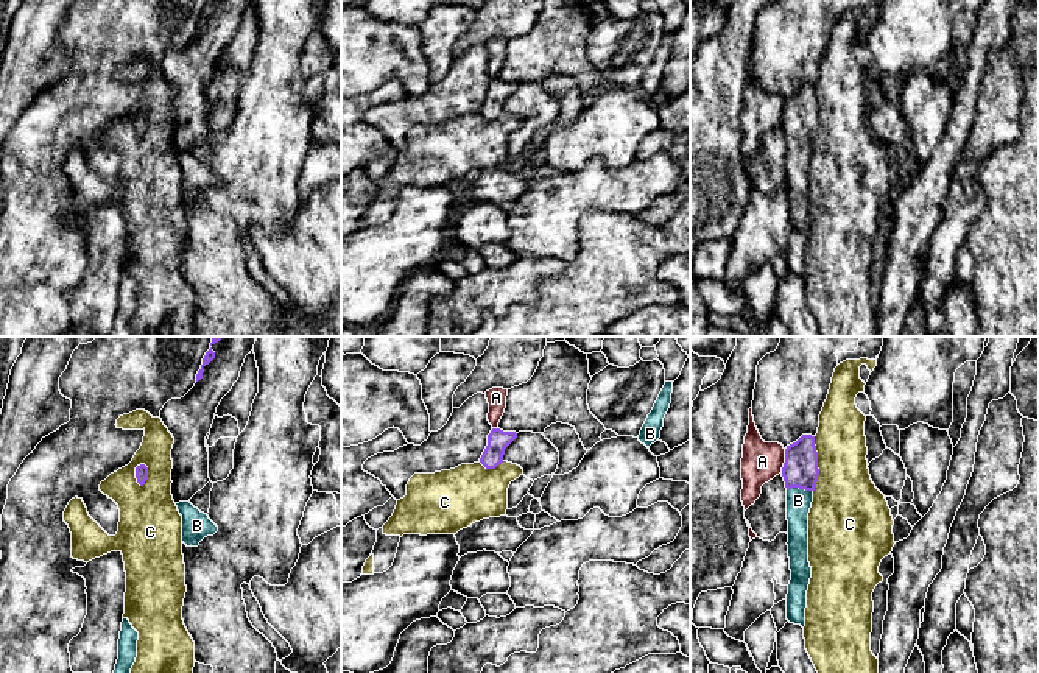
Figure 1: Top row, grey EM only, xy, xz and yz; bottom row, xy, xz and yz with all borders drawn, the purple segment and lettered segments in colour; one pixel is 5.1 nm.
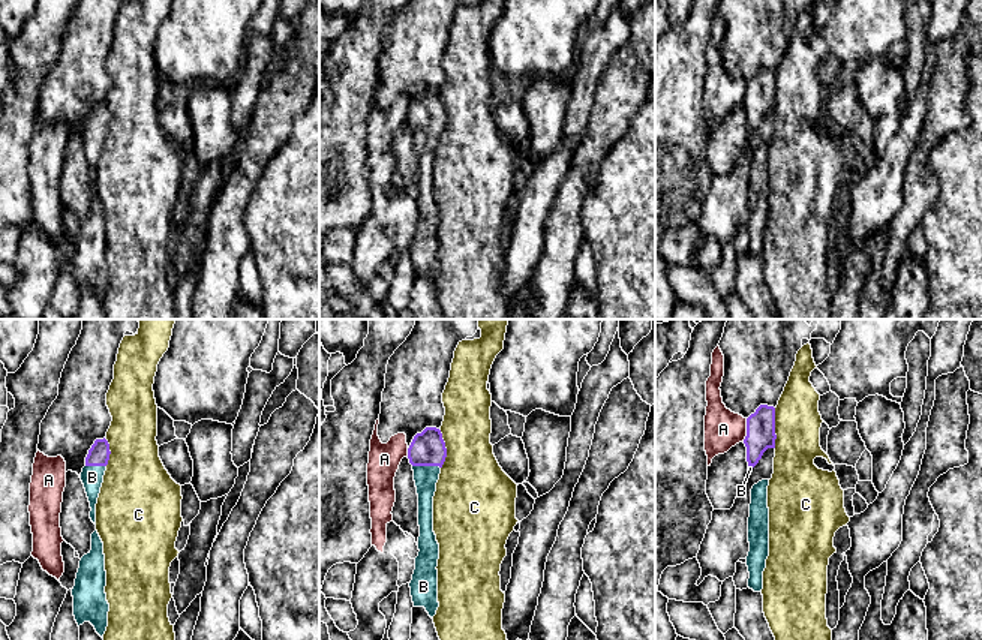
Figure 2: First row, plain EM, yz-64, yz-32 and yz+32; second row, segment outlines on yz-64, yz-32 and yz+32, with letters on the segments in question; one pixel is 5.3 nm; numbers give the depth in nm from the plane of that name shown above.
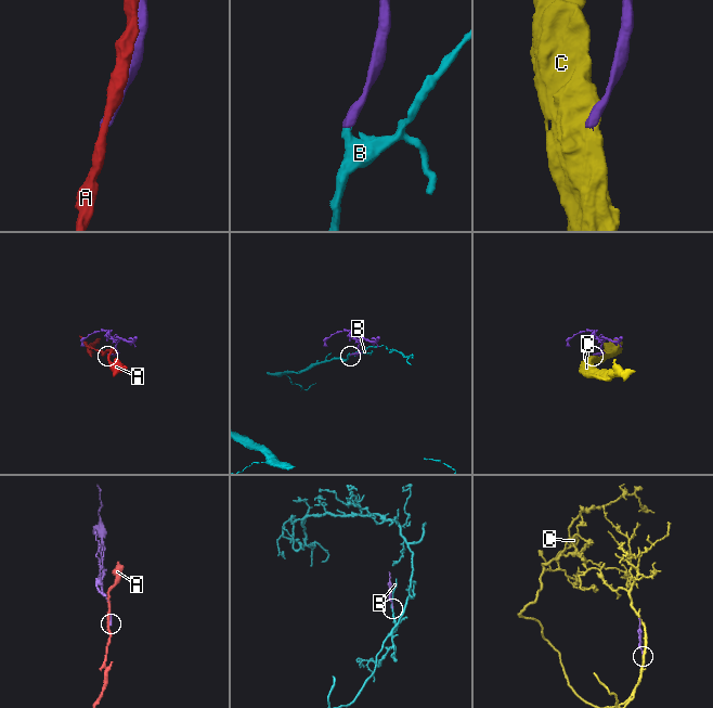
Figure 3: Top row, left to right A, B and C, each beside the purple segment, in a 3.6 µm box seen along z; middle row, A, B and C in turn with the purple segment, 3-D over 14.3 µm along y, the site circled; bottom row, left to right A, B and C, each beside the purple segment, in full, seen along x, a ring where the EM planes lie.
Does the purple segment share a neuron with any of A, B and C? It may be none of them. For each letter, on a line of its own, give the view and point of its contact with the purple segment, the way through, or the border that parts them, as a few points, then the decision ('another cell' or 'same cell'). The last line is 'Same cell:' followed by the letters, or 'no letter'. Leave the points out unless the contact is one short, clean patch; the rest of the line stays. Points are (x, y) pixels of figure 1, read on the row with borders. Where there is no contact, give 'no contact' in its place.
A: meets purple in yz at (785, 460); another cell
B: meets purple in yz at (799, 488); runs through yz (799, 469), (799, 488), (798, 500); same cell
C: meets purple in yz at (817, 465); border along yz (815, 436), (818, 480), (813, 491); another cell
Same cell: B

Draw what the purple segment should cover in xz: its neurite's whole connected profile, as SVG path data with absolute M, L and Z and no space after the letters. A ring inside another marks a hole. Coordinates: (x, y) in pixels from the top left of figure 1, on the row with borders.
M492 428L488 435L488 446L480 458L486 469L495 469L503 463L505 449L517 438L516 432Z

